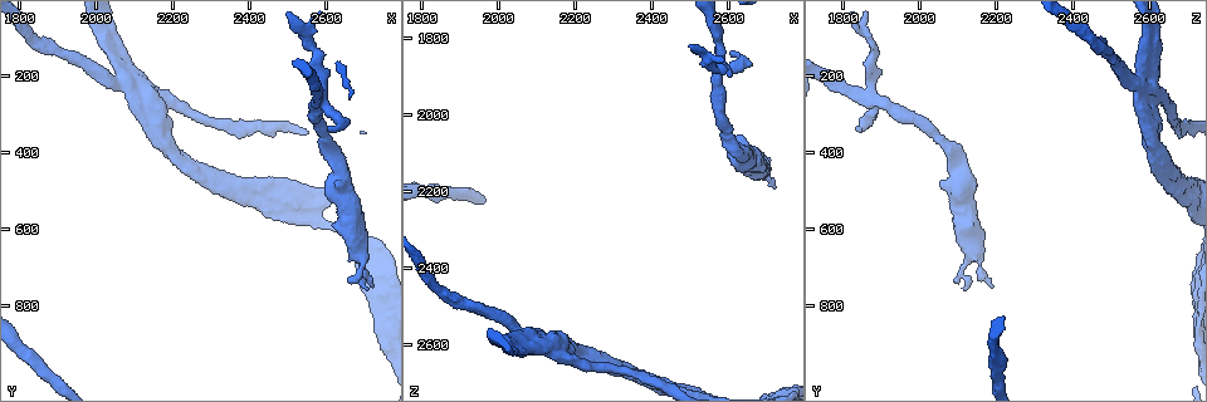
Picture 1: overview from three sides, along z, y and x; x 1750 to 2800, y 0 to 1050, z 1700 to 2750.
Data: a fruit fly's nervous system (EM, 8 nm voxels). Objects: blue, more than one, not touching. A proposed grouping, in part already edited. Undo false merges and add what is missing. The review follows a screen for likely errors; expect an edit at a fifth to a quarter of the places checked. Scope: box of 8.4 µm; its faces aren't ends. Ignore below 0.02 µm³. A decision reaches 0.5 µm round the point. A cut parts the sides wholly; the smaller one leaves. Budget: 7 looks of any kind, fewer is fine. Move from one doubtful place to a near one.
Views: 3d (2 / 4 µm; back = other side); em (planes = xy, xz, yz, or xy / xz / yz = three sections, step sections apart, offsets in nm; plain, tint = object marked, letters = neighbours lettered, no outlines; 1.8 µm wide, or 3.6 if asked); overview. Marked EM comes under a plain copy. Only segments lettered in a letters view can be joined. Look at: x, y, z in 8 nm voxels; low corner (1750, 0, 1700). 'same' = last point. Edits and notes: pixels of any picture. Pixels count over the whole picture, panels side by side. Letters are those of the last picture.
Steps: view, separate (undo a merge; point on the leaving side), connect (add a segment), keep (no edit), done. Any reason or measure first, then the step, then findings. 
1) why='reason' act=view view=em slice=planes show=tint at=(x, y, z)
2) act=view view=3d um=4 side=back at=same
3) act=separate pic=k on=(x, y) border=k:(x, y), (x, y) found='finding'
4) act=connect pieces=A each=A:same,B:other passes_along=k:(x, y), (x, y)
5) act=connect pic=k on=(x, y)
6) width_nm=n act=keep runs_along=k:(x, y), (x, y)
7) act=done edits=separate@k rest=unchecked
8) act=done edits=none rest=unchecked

why='closes a loop' act=view view=em slice=yz step=16 show=letters at=(2035, 95, 2610)

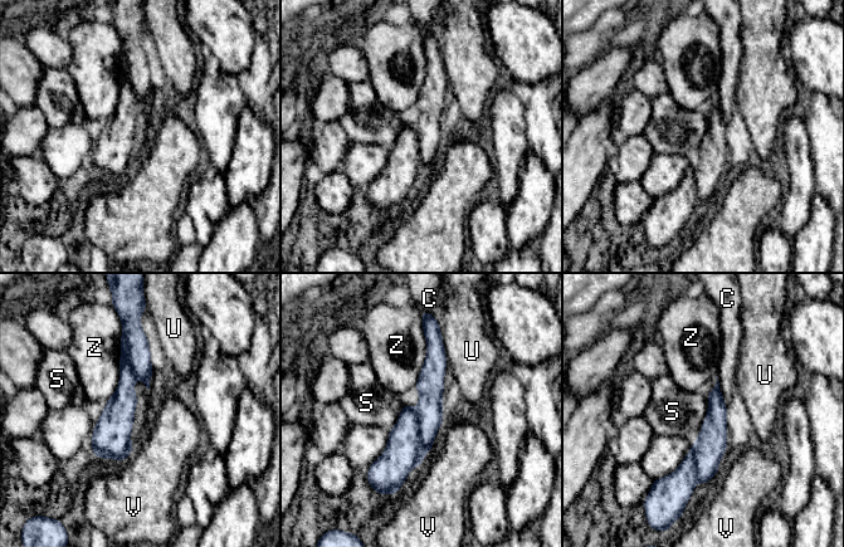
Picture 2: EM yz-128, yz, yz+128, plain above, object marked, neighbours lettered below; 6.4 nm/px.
why='another direction' act=view view=em slice=planes show=letters at=same

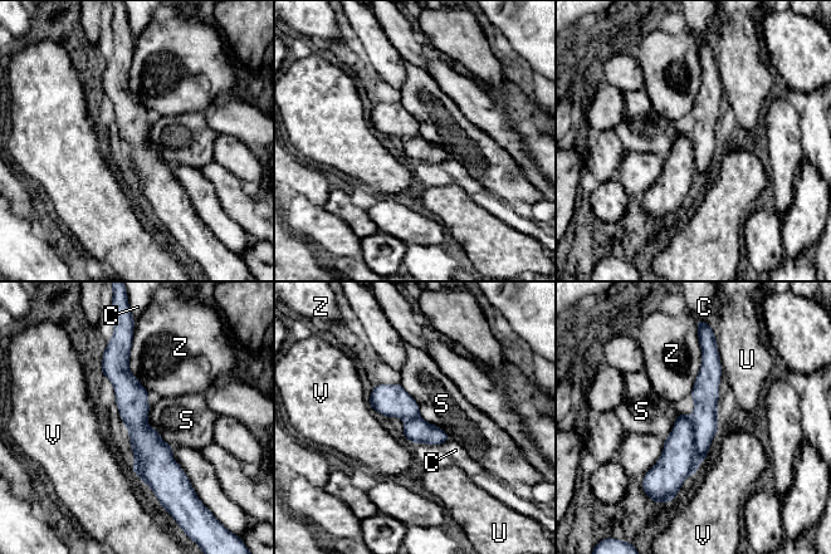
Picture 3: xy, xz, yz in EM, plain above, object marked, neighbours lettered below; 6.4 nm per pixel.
act=keep each=C:other,S:other,U:other,V:other,Z:other runs_along=3:(710, 348), (670, 493) found='one neuron here'

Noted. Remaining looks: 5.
why='free end' act=view view=em um=3.6 slice=planes show=letters at=(2720, 750, 2190)

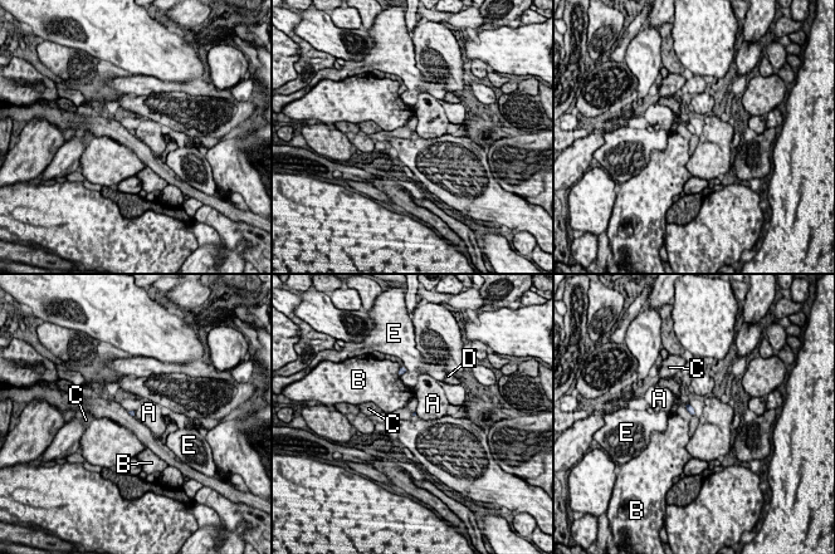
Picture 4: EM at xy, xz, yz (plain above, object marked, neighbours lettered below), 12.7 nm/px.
act=keep each=A:other,B:other,C:other,D:other,E:other found='none of them fits'

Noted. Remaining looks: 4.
why='three-way junction' act=view view=3d um=2 at=(2585, 245, 1875)

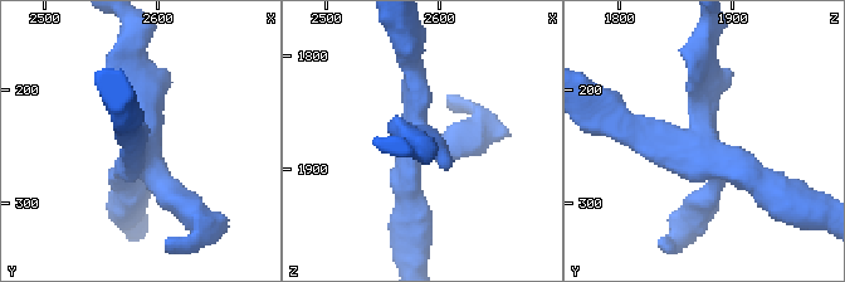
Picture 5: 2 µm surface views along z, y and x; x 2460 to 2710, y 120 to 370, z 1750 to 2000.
act=view view=em slice=xz step=8 show=letters at=(2582, 250, 1876)

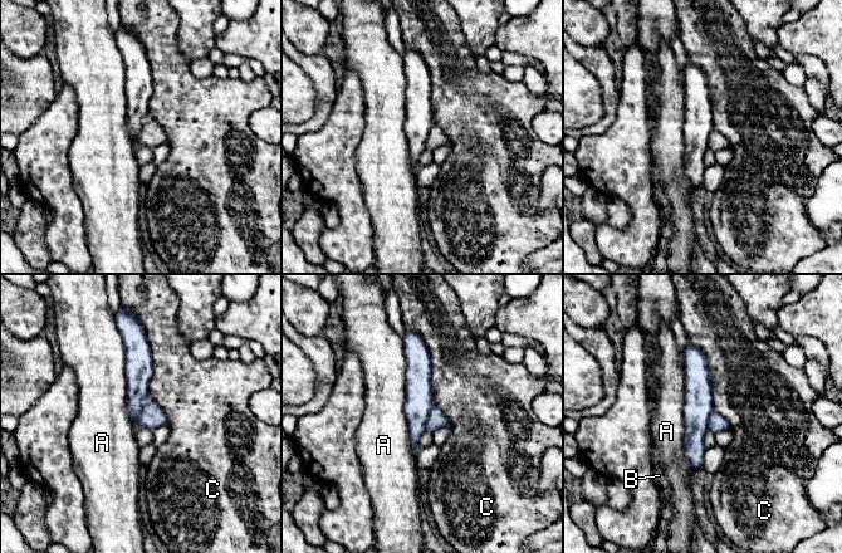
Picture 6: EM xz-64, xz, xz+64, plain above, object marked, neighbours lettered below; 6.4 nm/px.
width_nm=190 act=separate pic=6 on=(152, 416) each=A:other,B:other,C:other border=6:(148, 399), (140, 414), (137, 425) found='two neurons meet here'

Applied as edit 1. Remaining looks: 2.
act=done edits=separate@6 rest=unchecked

